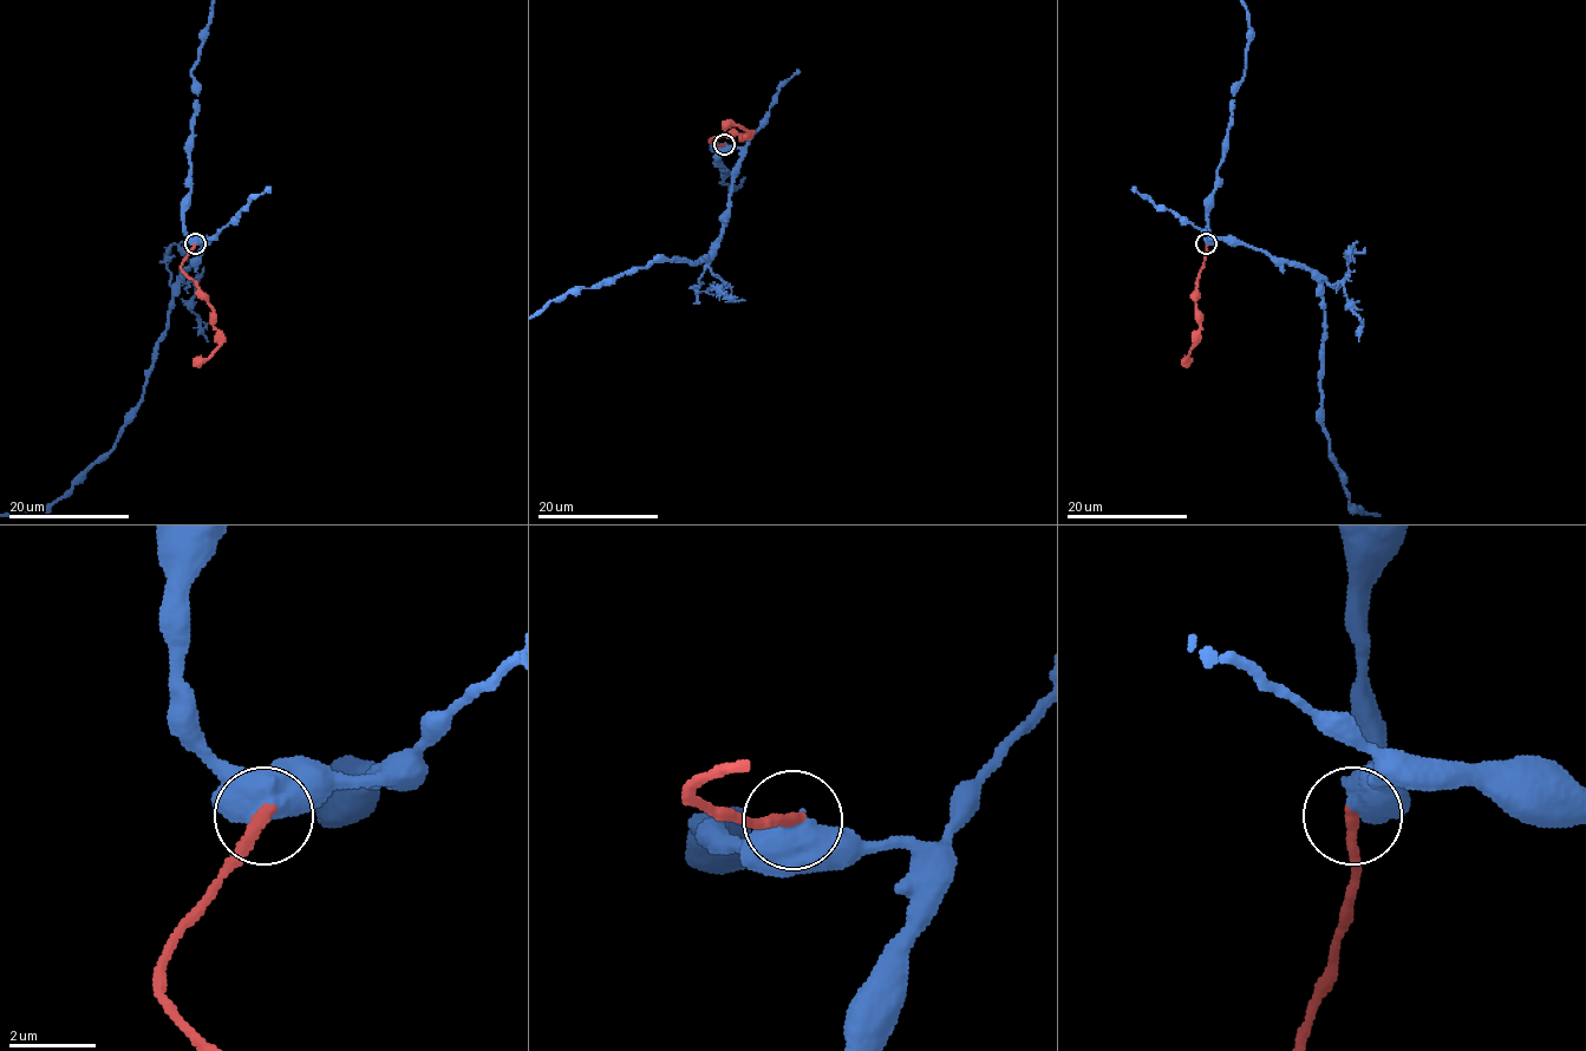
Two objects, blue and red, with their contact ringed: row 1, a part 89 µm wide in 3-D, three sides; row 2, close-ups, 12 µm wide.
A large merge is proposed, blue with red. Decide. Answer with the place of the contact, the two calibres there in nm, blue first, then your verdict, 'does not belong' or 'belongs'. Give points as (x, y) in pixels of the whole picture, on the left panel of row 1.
at (195, 243); 750 nm thick on the blue side, 300 nm on the other; does not belong

